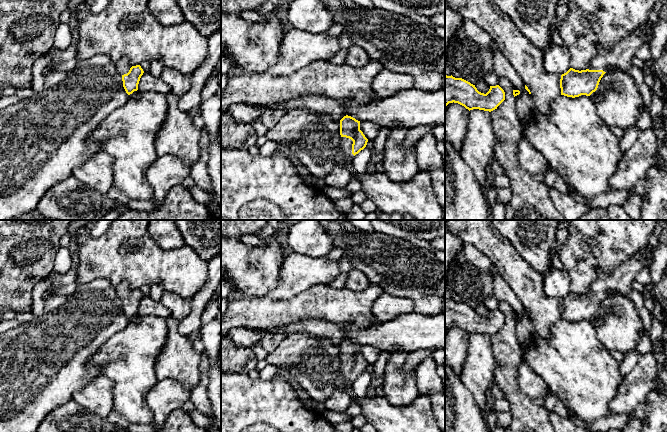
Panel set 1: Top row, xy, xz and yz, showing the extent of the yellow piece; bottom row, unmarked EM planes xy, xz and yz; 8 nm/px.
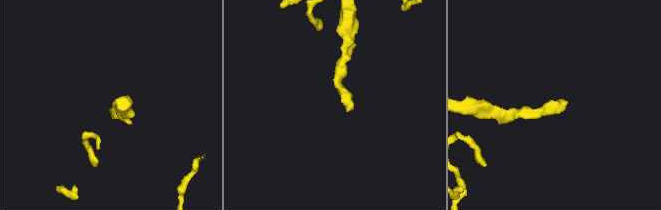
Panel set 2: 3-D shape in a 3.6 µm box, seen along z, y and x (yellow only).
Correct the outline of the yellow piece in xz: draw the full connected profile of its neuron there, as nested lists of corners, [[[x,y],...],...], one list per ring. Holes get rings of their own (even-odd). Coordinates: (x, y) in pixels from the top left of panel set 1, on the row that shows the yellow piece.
[[[344,116],[340,120],[341,149],[344,160],[351,160],[363,150],[368,142],[360,130],[360,121],[351,116]]]

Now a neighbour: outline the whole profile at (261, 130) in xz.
[[[260,118],[253,120],[250,124],[254,127],[258,137],[265,136],[269,130],[263,125]]]

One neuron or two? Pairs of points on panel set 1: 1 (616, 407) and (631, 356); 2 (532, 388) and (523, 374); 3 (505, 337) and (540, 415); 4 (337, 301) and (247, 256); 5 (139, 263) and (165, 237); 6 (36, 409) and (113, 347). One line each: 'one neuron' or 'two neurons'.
1: two neurons
2: one neuron
3: one neuron
4: two neurons
5: two neurons
6: two neurons

